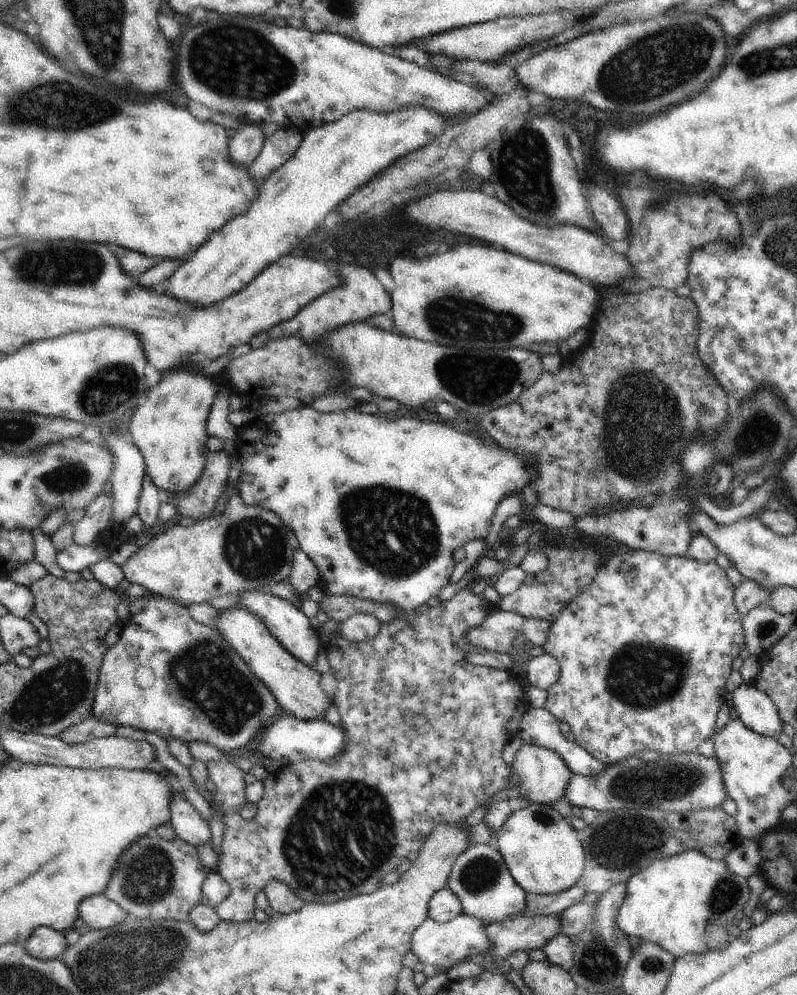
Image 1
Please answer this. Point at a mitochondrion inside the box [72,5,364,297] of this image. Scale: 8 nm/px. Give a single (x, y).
(227, 60)

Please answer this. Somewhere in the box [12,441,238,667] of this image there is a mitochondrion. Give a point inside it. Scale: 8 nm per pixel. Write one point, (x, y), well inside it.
(75, 477)

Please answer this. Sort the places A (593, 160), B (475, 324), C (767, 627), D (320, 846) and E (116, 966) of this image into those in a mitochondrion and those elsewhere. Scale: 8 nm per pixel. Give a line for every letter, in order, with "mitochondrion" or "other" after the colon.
A: other
B: mitochondrion
C: mitochondrion
D: mitochondrion
E: mitochondrion

